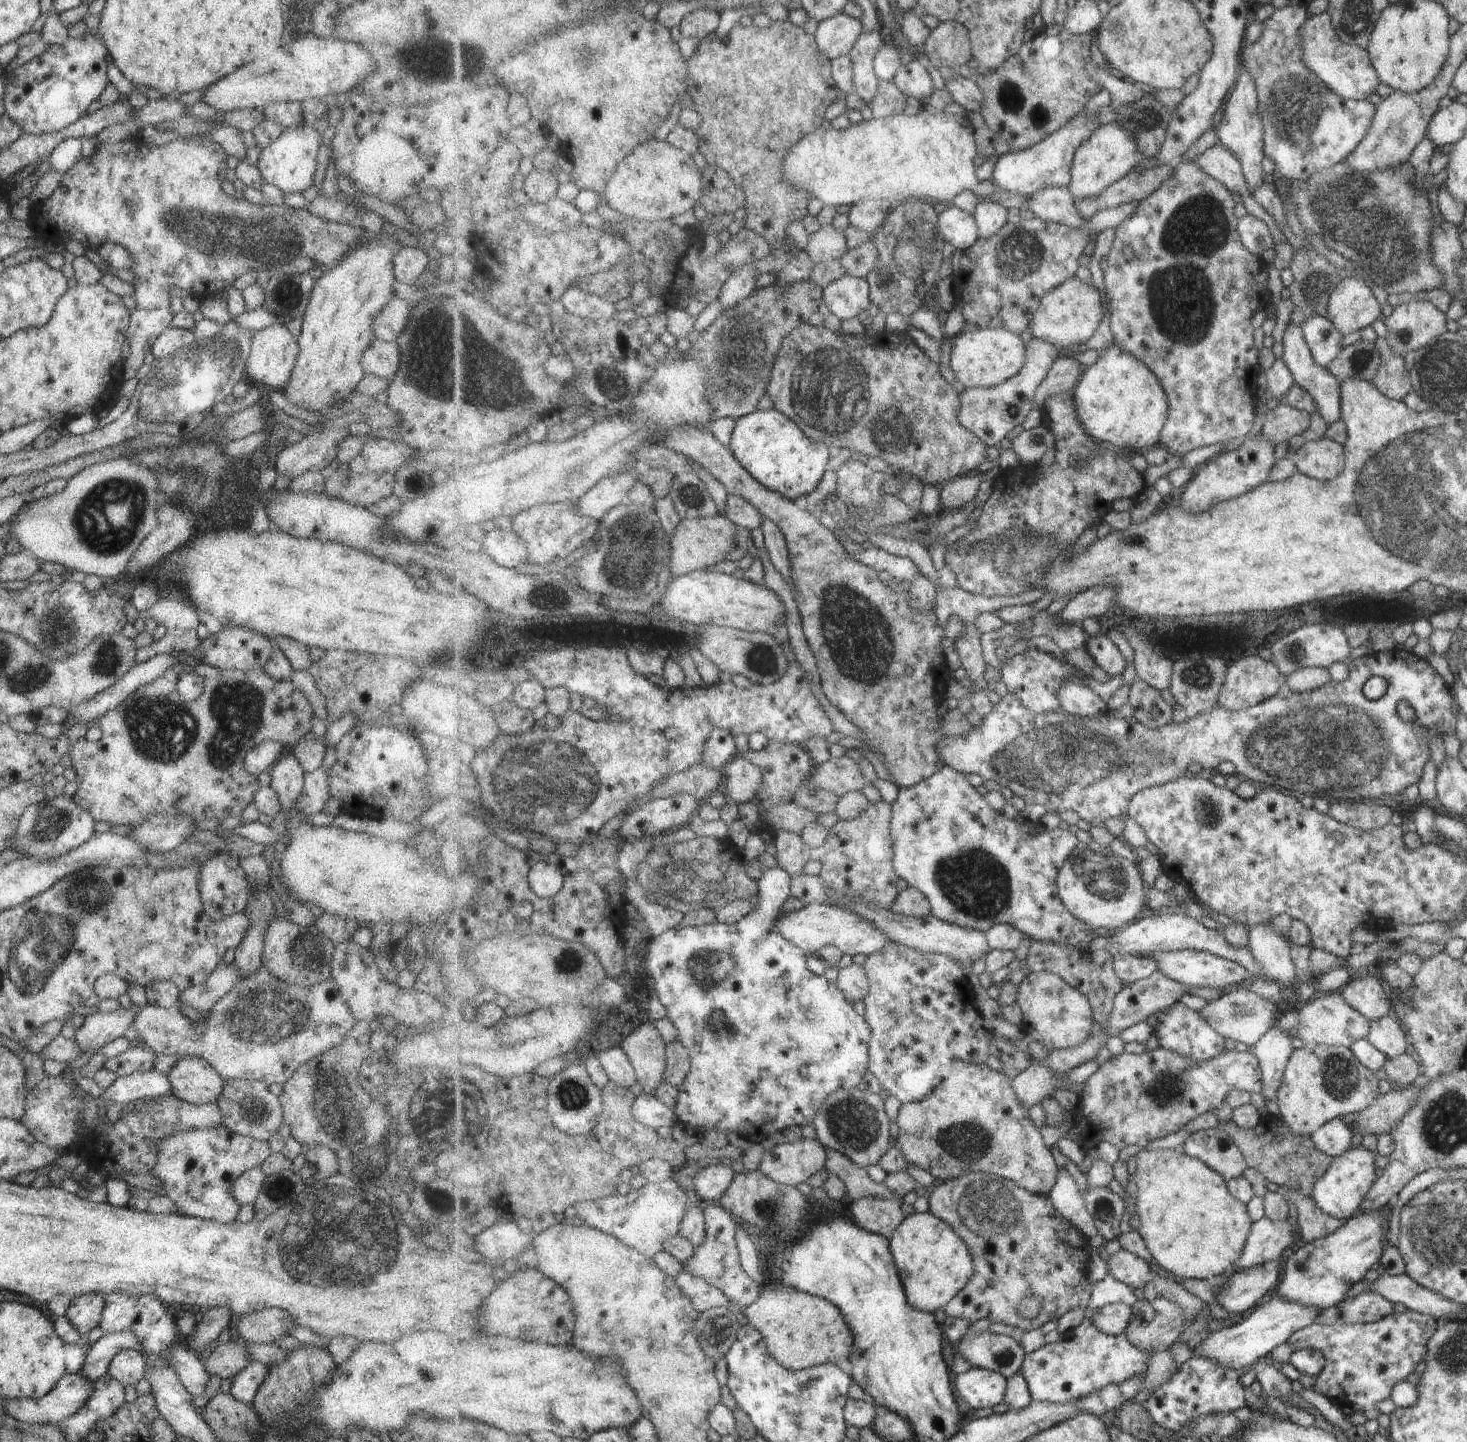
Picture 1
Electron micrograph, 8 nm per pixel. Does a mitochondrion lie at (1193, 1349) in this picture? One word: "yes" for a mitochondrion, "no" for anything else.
no

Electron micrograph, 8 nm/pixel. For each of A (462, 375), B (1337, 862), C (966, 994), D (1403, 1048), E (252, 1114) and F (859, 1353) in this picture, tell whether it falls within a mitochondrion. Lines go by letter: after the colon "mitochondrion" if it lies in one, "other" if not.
A: mitochondrion
B: other
C: other
D: other
E: mitochondrion
F: other

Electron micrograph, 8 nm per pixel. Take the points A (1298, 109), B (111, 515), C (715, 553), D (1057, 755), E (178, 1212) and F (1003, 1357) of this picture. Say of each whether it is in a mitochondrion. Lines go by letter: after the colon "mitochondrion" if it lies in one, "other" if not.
A: mitochondrion
B: mitochondrion
C: other
D: mitochondrion
E: other
F: mitochondrion

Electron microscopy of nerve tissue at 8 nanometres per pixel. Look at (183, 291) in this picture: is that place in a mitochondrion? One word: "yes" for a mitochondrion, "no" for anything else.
no

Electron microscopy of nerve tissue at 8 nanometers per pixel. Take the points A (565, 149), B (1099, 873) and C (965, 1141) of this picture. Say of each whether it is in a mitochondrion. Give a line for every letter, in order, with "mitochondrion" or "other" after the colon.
A: other
B: mitochondrion
C: mitochondrion

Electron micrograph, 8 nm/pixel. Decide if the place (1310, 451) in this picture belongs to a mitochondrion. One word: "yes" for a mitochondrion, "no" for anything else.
no

